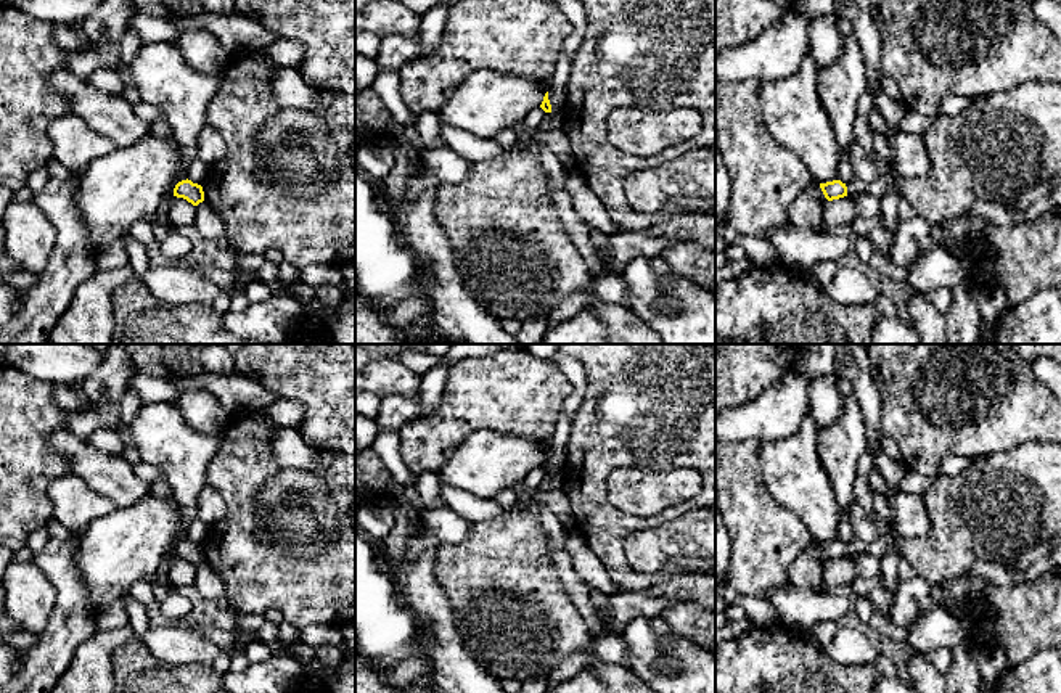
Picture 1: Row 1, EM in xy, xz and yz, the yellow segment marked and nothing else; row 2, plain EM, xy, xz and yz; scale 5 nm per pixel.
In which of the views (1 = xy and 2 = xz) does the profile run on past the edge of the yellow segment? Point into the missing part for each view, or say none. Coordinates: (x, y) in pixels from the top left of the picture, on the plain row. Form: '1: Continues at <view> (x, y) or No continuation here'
1: No continuation here
2: No continuation here

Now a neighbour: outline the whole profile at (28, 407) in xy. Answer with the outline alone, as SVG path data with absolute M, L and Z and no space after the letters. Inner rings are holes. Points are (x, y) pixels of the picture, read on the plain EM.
M6 365L0 367L0 547L16 552L27 537L53 518L48 484L71 473L66 455L45 439L56 429L69 429L68 412L58 404L53 384L27 376Z

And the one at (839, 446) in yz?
M852 396L844 402L842 412L834 423L818 426L817 441L820 463L831 481L831 489L841 510L838 540L842 543L855 540L847 508L855 502L857 463L866 450L866 424L858 402Z

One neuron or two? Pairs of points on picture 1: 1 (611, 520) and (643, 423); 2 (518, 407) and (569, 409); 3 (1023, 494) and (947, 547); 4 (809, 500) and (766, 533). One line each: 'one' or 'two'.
1: one
2: two
3: one
4: two

